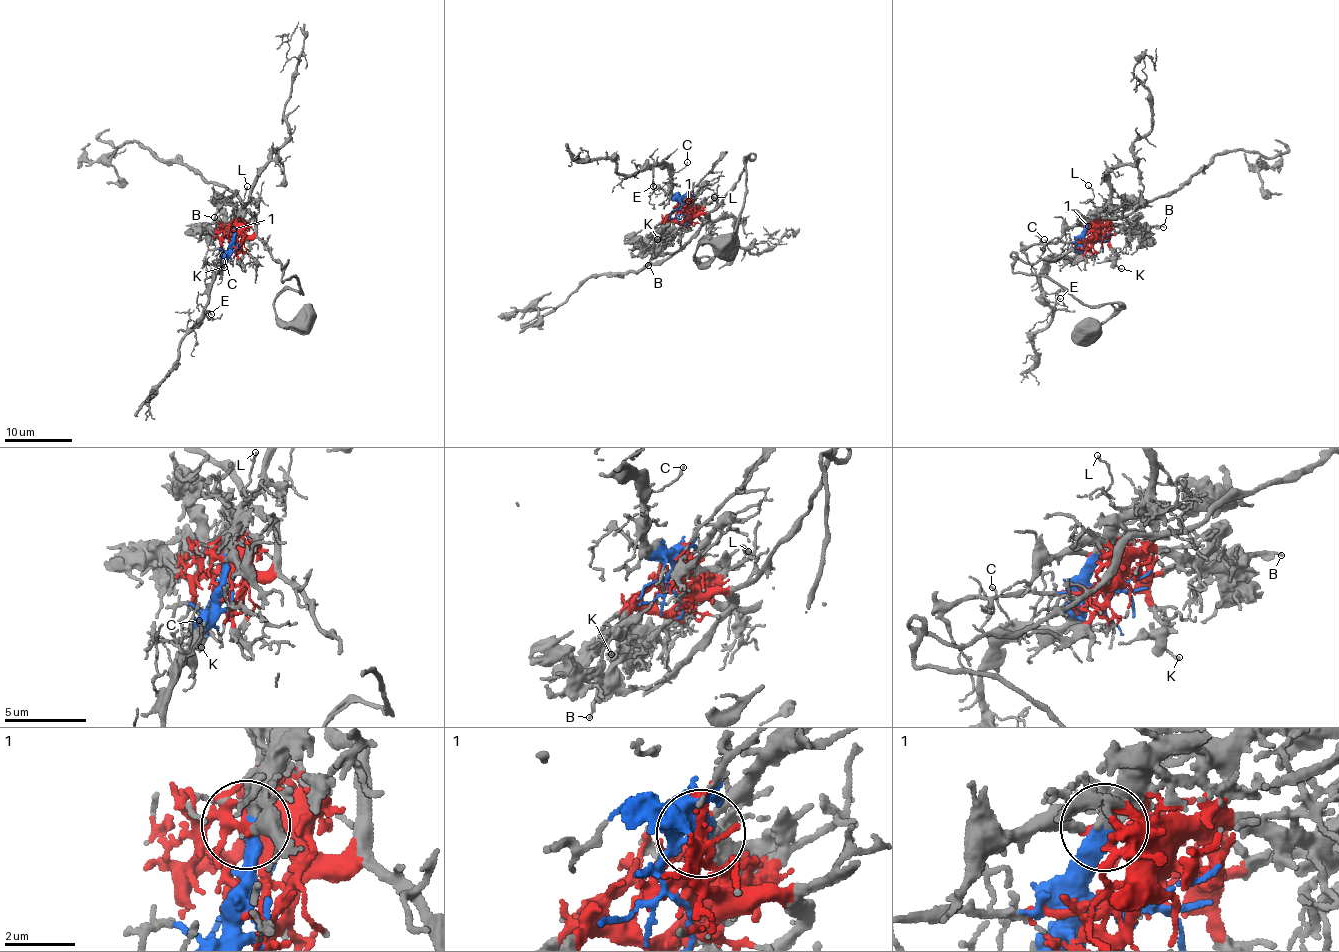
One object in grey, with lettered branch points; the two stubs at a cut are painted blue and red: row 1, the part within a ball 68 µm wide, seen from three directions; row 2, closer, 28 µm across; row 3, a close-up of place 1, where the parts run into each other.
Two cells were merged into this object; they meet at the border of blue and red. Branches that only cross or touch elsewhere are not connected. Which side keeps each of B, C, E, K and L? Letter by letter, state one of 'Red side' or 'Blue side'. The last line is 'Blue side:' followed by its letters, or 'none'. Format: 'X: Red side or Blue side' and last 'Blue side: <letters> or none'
B: Red side
C: Blue side
E: Blue side
K: Red side
L: Blue side
Blue side: C, E, L

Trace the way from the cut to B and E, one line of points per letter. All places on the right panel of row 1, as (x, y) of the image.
B: (1096, 239), (1102, 229), (1110, 226), (1138, 224), (1164, 227)
E: (1096, 241), (1088, 241), (1071, 257), (1057, 256), (1048, 264), (1040, 277), (1041, 288), (1056, 293), (1060, 299)

